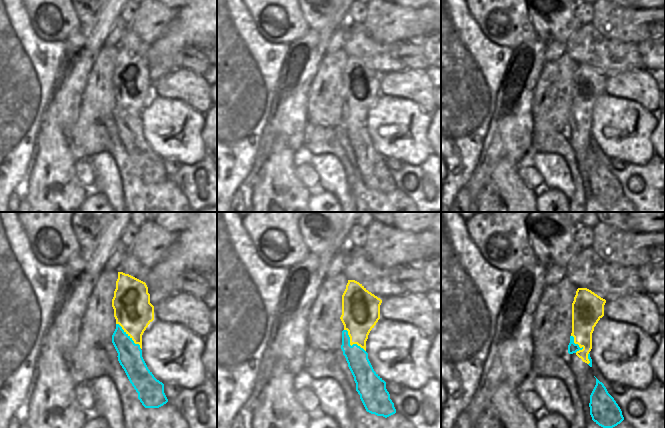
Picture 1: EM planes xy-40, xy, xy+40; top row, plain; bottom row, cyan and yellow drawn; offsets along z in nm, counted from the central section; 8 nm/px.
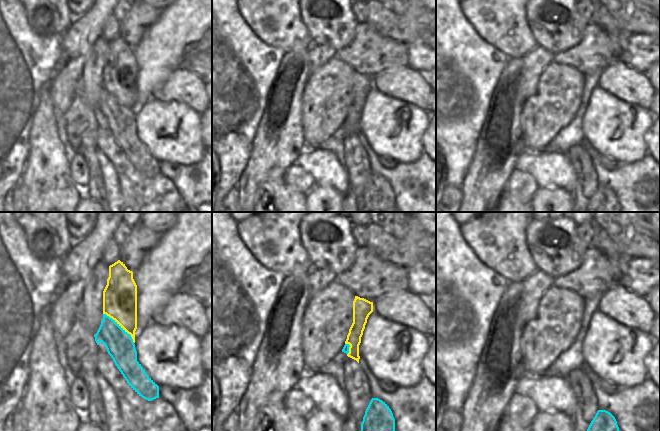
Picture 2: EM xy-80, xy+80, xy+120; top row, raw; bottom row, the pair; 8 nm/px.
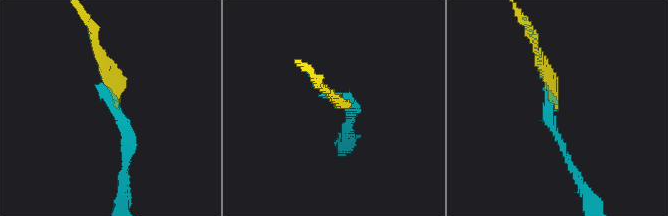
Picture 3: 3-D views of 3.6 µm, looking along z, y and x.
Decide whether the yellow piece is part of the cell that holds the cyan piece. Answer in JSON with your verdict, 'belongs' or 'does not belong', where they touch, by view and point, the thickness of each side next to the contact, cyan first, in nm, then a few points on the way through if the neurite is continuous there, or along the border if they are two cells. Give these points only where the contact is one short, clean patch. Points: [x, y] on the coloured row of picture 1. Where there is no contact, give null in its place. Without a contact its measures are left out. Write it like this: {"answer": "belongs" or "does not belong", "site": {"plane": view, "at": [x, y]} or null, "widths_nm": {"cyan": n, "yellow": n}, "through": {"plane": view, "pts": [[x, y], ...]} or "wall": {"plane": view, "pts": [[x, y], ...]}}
{"answer": "does not belong", "site": {"plane": "xy-40", "at": [128, 336]}, "widths_nm": {"cyan": 190, "yellow": 300}}

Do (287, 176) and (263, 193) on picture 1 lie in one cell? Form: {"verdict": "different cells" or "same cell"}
{"verdict": "same cell"}

